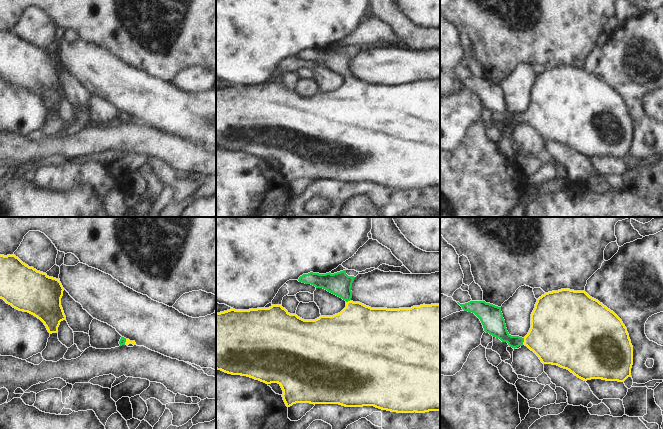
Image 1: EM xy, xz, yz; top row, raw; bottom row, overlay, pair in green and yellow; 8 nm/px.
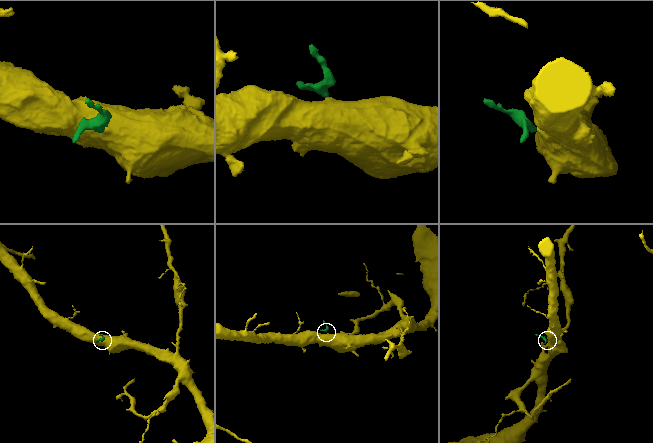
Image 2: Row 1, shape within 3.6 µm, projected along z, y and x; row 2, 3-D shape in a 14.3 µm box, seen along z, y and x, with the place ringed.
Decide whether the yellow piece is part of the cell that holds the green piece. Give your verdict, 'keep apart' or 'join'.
join

